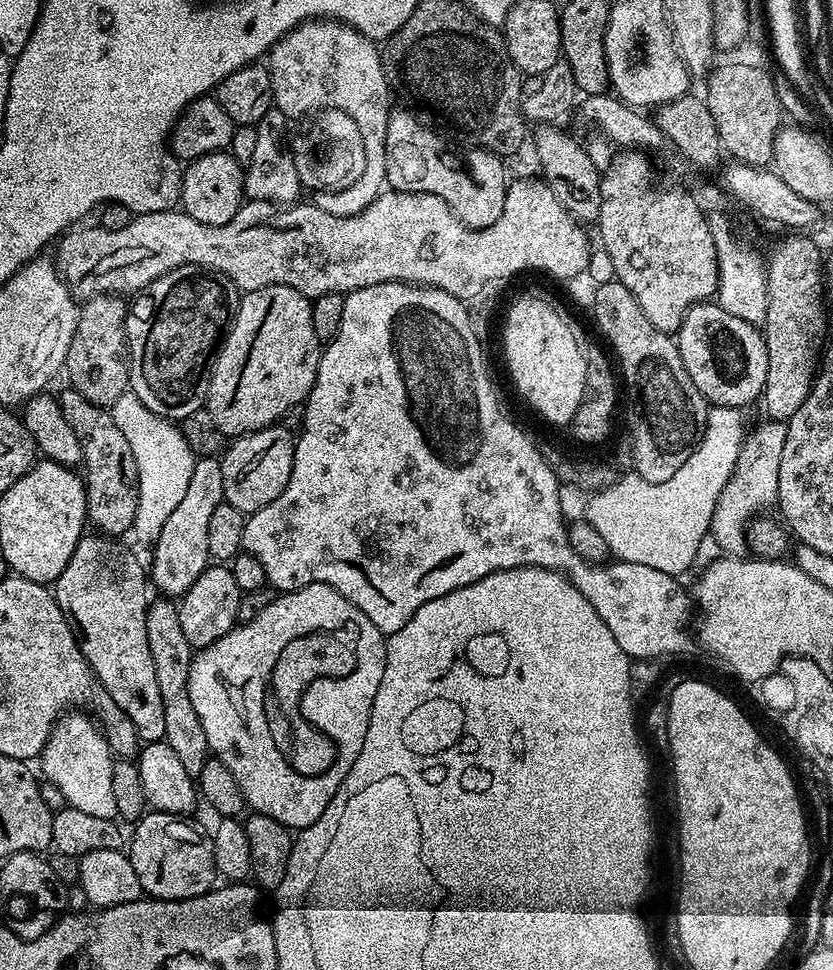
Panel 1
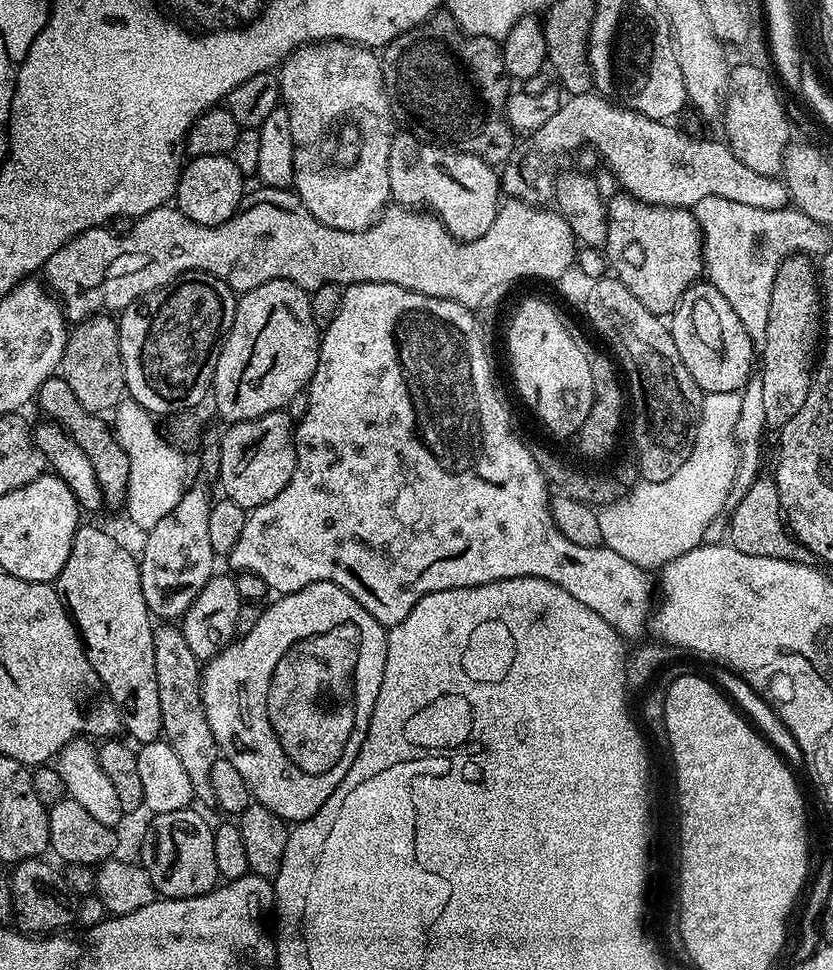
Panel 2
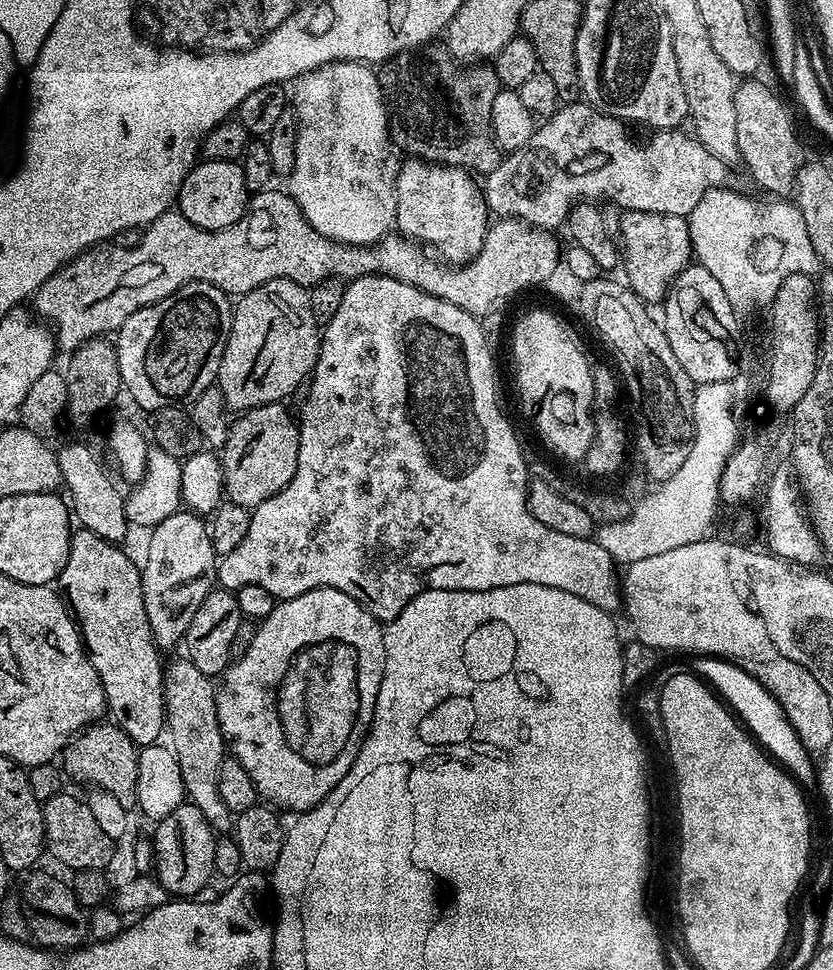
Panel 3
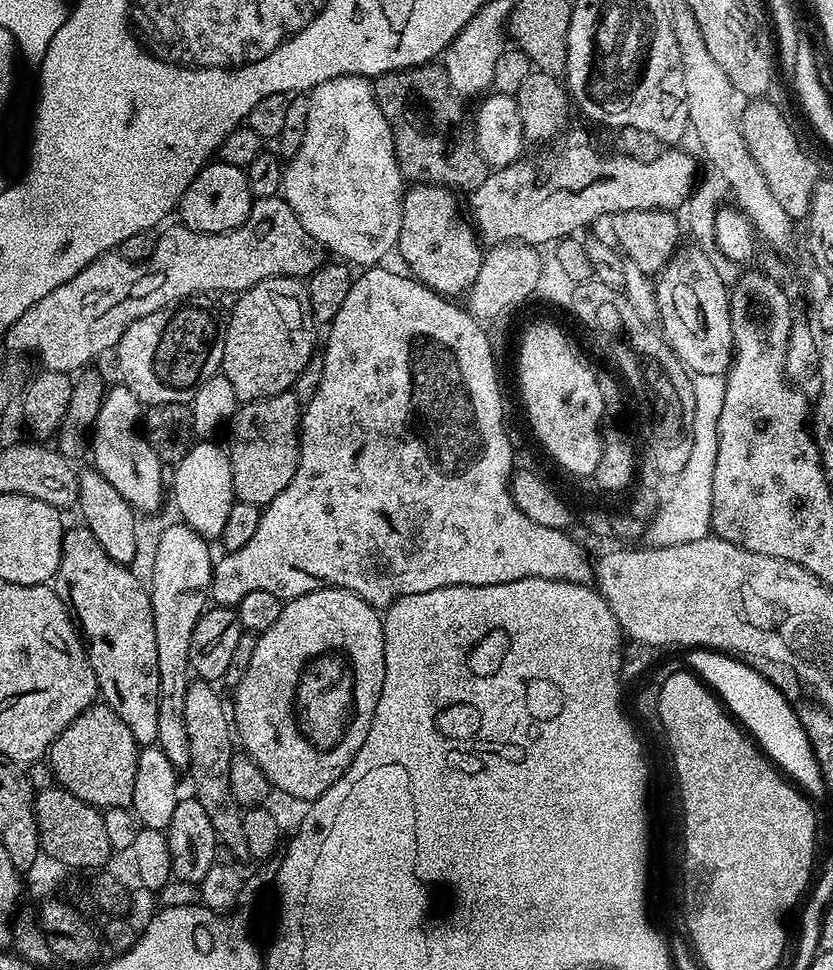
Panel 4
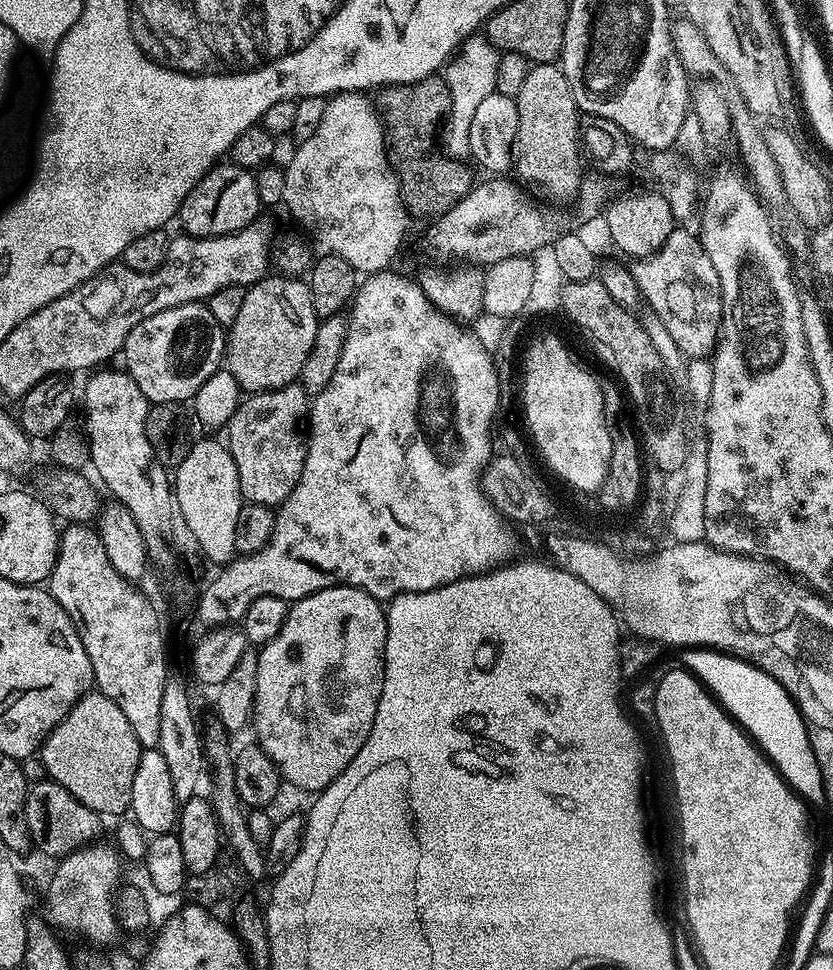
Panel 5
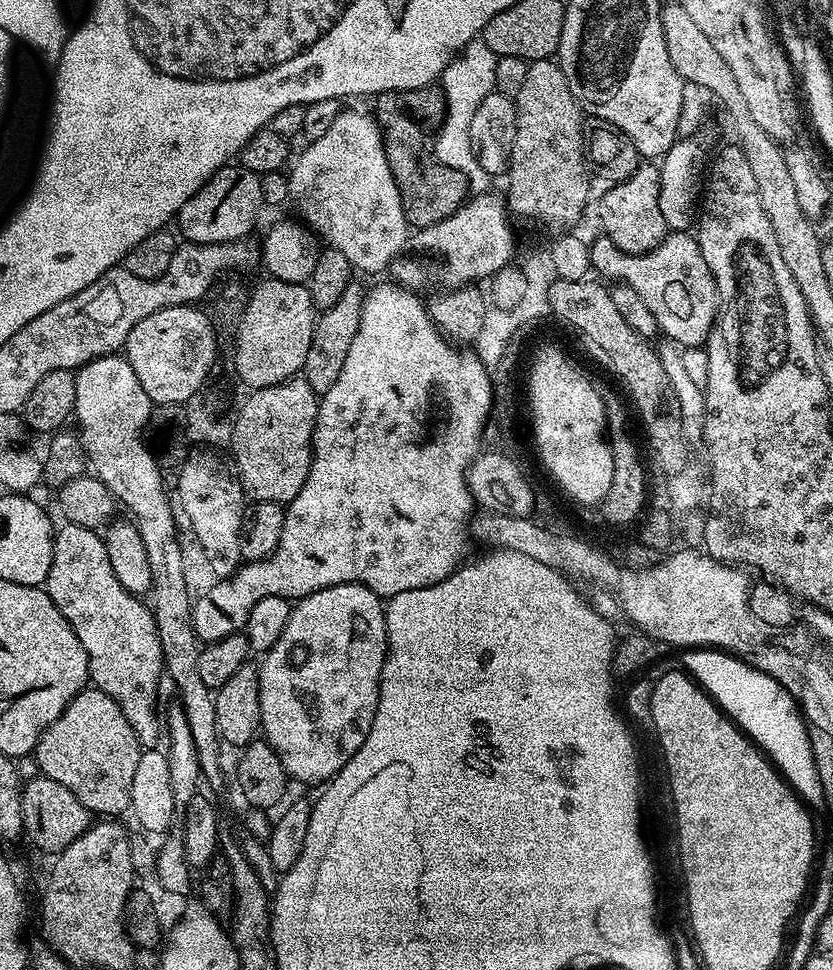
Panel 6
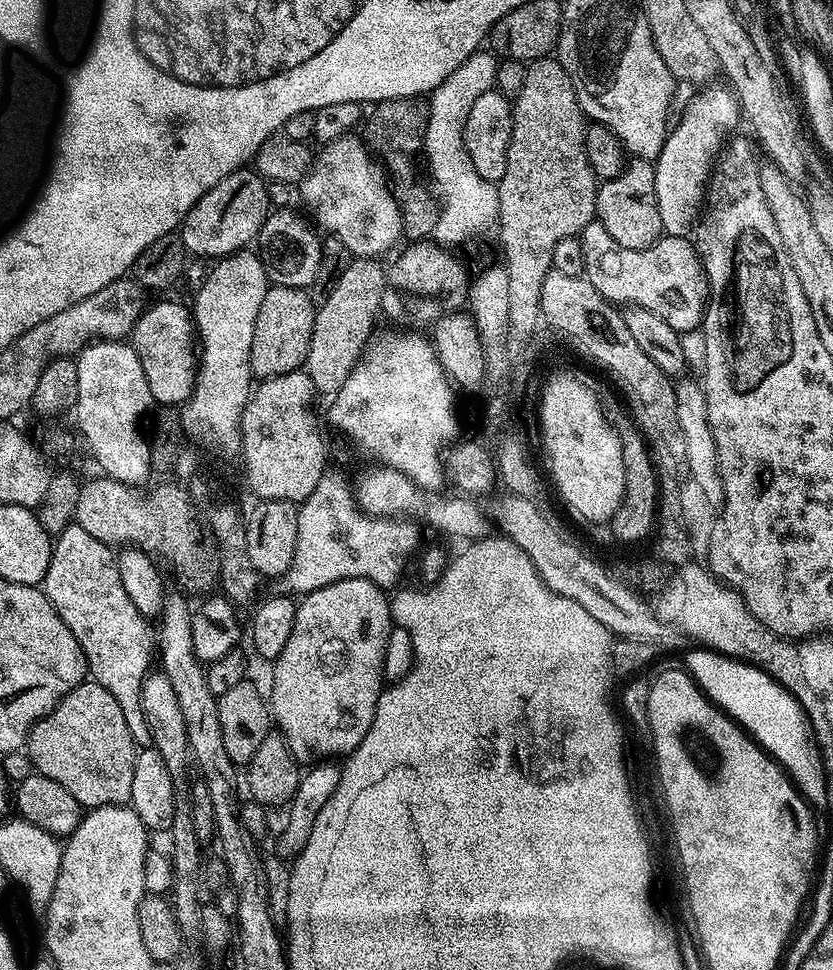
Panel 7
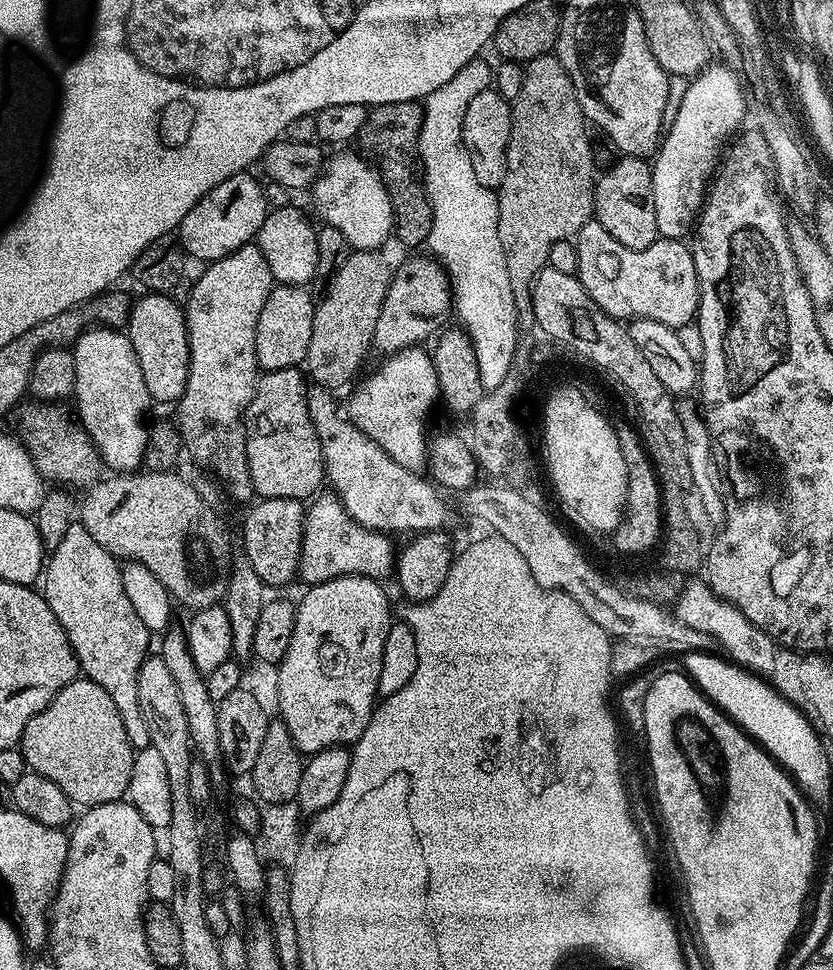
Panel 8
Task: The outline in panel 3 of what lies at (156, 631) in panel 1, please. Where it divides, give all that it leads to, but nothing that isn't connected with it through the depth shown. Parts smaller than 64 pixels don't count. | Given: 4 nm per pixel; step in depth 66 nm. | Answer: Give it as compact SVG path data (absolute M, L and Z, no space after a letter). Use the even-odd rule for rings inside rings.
M180 654L177 660L167 661L164 670L166 736L182 770L184 791L187 799L202 810L213 832L228 834L234 828L234 813L222 802L219 793L218 770L226 758L226 745L216 709L217 691L213 677L202 674L187 655Z

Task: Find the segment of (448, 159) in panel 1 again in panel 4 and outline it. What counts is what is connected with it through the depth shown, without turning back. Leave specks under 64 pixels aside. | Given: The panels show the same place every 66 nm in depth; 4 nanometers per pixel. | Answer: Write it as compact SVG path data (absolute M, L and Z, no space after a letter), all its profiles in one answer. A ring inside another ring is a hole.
M413 183L404 194L398 241L398 253L408 263L407 271L426 287L449 298L463 297L474 286L485 254L473 225L460 221L456 196L457 193L447 186Z

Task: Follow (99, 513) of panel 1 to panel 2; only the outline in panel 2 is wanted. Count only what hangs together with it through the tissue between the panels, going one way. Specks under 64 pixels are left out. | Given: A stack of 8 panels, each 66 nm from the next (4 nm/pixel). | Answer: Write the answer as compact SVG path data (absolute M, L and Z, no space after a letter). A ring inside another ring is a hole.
M59 374L42 382L38 393L38 404L39 400L41 410L48 415L45 417L53 424L61 424L70 434L70 438L74 438L74 442L78 442L78 446L82 446L86 458L90 458L90 466L94 466L94 474L98 474L98 486L102 486L105 505L123 505L128 499L130 458L116 440L116 433L110 427L109 421L107 424L104 421L107 419L103 415L86 410L82 406L82 402L78 402L74 390L70 390L64 377Z

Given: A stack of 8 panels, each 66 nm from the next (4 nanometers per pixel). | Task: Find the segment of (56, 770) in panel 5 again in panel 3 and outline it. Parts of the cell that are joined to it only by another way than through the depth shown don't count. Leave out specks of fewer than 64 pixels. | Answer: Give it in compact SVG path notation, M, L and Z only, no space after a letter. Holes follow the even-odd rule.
M97 722L88 725L69 743L62 753L62 768L69 777L92 784L99 791L114 794L122 806L132 810L137 807L136 791L138 790L138 746L127 736L115 722Z

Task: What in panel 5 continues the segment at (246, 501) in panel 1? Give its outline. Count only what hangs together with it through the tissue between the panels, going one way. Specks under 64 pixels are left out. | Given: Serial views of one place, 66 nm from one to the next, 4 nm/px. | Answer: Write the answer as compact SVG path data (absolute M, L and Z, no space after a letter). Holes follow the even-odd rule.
M297 382L278 390L251 393L226 420L226 445L238 468L243 499L250 504L279 506L294 490L304 465L310 397Z

